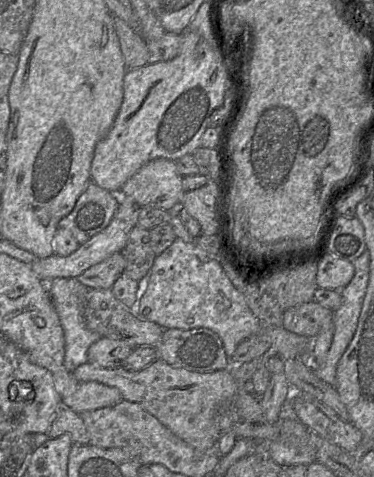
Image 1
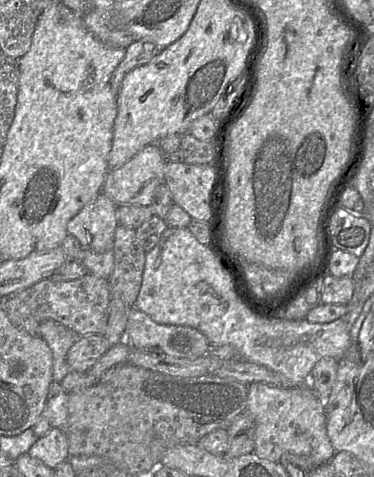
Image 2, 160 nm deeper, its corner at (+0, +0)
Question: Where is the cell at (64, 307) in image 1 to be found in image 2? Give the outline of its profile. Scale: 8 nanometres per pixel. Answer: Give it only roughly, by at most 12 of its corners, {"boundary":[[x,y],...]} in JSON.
{"boundary":[[46,319],[37,335],[53,356],[52,378],[61,382],[72,369],[67,352],[79,337]]}

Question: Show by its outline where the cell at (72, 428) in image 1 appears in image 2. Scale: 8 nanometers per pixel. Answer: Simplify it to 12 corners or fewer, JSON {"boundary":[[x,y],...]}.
{"boundary":[[60,382],[49,387],[32,430],[37,437],[68,420],[68,393]]}

